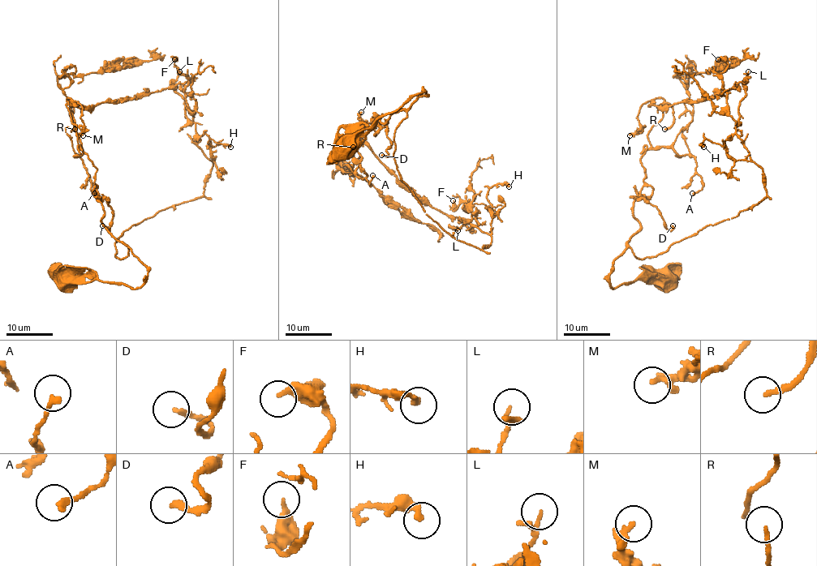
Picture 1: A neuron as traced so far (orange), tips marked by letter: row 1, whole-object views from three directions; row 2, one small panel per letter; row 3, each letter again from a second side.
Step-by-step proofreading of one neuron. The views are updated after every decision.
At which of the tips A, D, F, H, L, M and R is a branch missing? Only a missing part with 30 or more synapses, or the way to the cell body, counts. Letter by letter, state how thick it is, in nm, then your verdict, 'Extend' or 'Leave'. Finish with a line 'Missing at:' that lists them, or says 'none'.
A: Thickness 220 nm. Extend
D: Thickness 190 nm. Extend
F: Thickness 340 nm. Leave
H: Thickness 280 nm. Leave
L: Thickness 110 nm. Leave
M: Thickness 190 nm. Leave
R: Thickness 170 nm. Leave
Missing at: A, D

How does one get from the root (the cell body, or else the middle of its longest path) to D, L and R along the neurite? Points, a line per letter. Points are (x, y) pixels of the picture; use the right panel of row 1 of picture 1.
D: (665, 280), (613, 289), (609, 272), (640, 228), (636, 200), (644, 198), (672, 225)
L: (665, 280), (613, 289), (609, 272), (628, 247), (657, 256), (767, 195), (763, 170), (735, 129), (748, 71)
R: (665, 280), (609, 284), (612, 263), (640, 228), (641, 156), (667, 104), (673, 122), (664, 129)

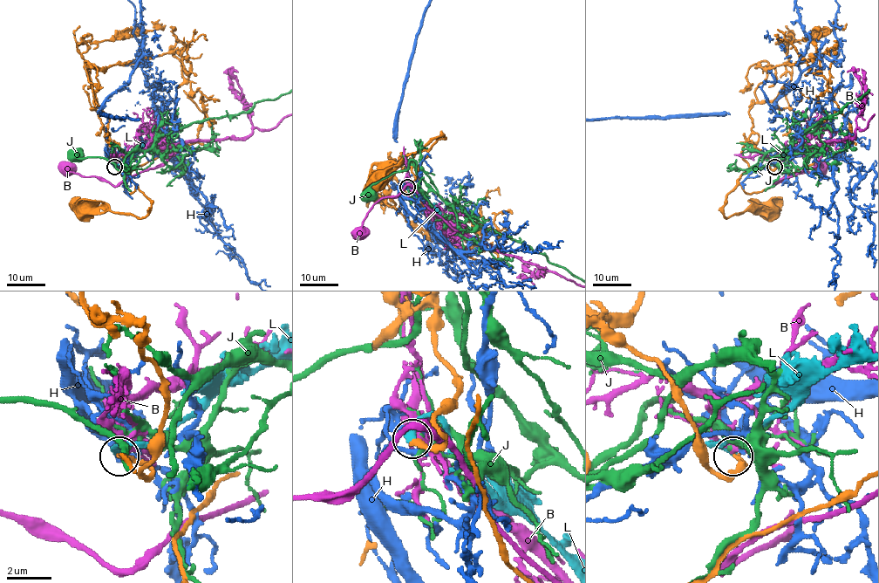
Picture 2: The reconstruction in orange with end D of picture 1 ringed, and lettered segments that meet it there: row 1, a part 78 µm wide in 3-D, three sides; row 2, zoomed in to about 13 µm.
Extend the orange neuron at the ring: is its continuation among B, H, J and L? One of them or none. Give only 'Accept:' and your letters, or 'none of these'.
Accept: L

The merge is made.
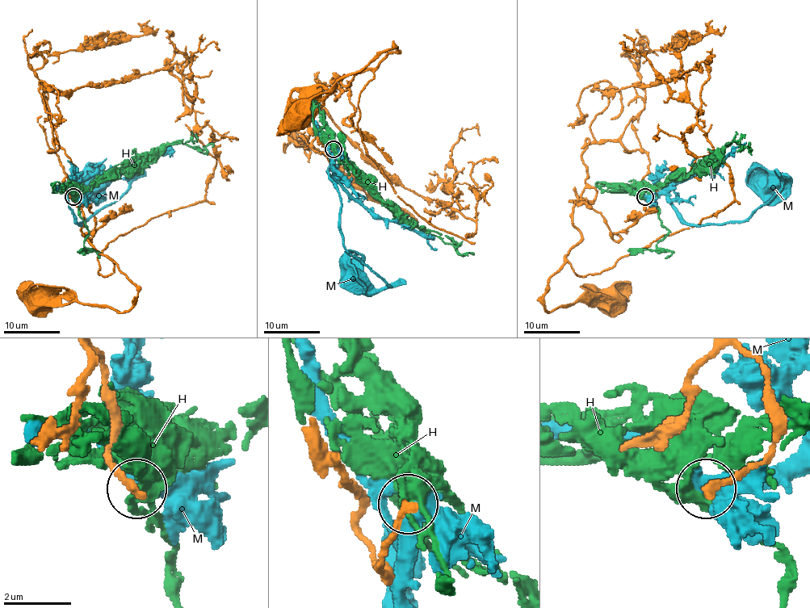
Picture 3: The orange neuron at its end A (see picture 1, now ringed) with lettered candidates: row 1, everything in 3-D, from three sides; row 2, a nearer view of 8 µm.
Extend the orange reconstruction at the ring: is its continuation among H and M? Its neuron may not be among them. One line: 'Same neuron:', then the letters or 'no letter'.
Same neuron: H

